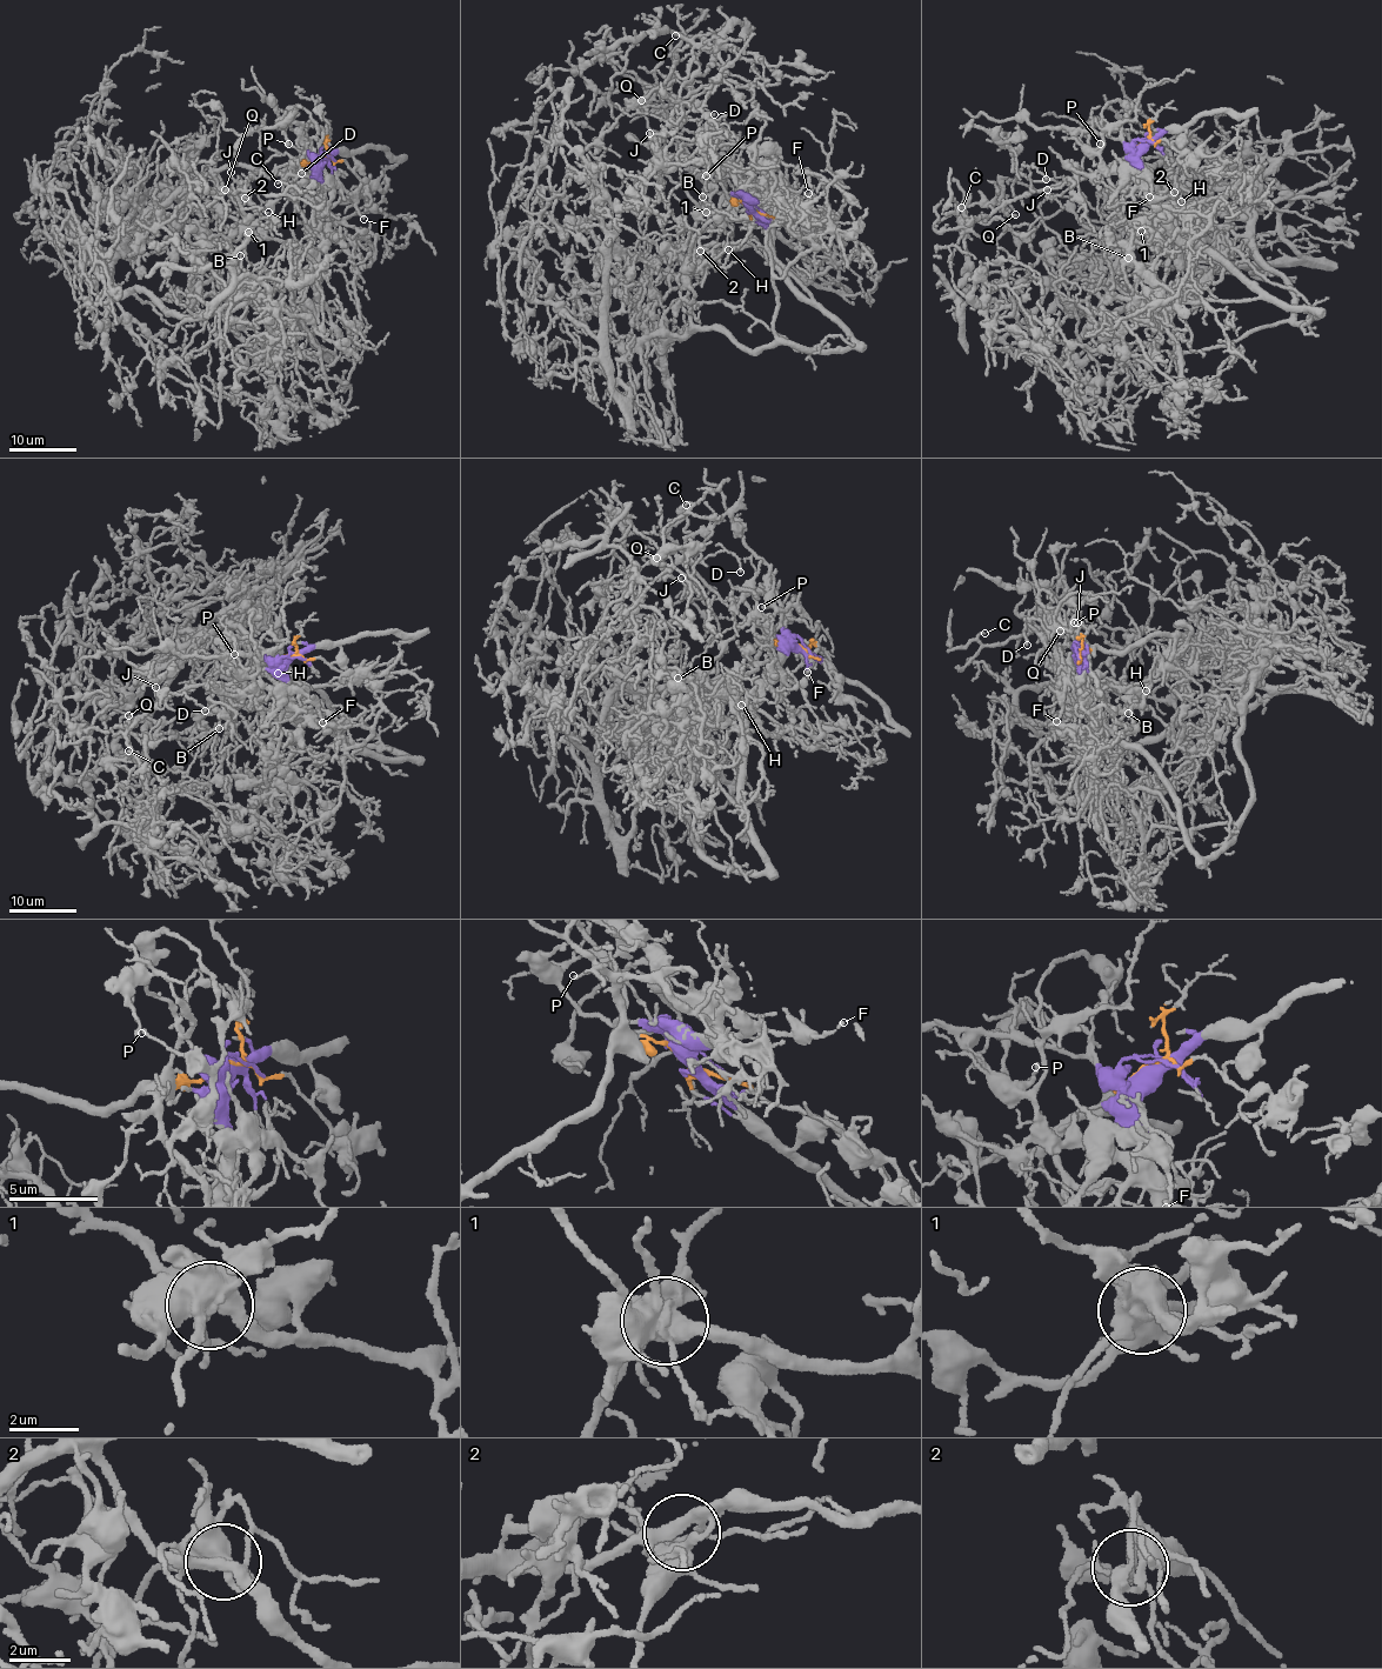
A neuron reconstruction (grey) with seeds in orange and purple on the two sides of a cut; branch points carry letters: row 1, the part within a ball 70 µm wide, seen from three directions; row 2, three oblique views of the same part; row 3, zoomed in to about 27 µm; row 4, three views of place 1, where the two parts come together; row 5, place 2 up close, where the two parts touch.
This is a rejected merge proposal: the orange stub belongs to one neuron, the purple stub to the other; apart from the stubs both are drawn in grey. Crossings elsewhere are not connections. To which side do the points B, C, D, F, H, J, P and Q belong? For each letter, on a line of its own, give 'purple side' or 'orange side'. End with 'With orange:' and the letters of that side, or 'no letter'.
B: purple side
C: orange side
D: orange side
F: purple side
H: orange side
J: orange side
P: purple side
Q: orange side
With orange: C, D, H, J, Q

